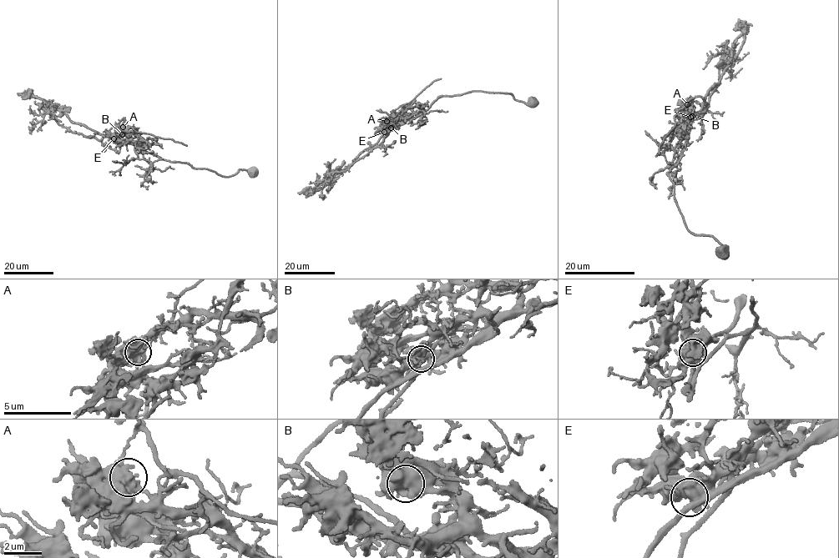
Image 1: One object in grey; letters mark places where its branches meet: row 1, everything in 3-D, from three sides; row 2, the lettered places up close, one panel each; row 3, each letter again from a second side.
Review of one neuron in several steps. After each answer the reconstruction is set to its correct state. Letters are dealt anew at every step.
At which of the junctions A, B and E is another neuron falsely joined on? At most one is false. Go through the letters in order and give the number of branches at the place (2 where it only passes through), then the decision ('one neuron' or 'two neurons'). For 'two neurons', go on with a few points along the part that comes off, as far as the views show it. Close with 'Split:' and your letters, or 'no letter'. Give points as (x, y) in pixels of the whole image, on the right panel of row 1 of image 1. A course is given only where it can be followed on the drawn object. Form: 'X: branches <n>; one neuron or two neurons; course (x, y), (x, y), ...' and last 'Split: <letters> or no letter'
A: branches 4; two neurons; course (687, 104), (694, 97), (700, 96), (706, 108), (702, 115), (717, 87), (721, 59), (732, 76), (741, 68)
B: branches 4; one neuron
E: branches 4; one neuron
Split: A

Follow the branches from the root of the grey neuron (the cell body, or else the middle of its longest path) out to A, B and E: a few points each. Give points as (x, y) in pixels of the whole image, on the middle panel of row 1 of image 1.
A: (532, 101), (519, 102), (508, 93), (474, 91), (438, 97), (430, 108), (415, 118), (398, 113), (386, 121)
B: (532, 101), (524, 103), (510, 93), (482, 91), (442, 96), (417, 116), (402, 118), (391, 128)
E: (532, 101), (524, 103), (510, 93), (482, 91), (442, 96), (417, 116), (384, 132)

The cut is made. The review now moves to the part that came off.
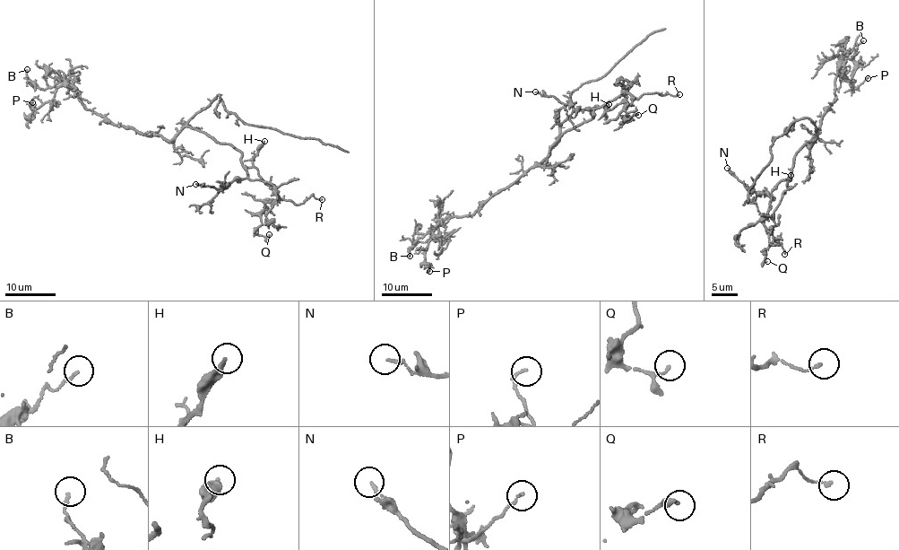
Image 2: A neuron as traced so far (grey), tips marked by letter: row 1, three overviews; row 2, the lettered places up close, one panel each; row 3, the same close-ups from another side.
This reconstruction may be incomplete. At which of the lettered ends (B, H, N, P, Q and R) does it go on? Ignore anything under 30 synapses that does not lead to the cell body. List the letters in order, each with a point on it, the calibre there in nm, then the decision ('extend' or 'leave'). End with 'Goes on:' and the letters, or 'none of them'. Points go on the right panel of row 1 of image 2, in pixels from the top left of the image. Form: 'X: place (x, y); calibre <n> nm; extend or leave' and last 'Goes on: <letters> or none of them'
B: place (863, 40); calibre 130 nm; leave
H: place (790, 175); calibre 320 nm; leave
N: place (727, 168); calibre 140 nm; leave
P: place (868, 78); calibre 120 nm; leave
Q: place (767, 261); calibre 90 nm; leave
R: place (784, 254); calibre 150 nm; leave
Goes on: none of them

